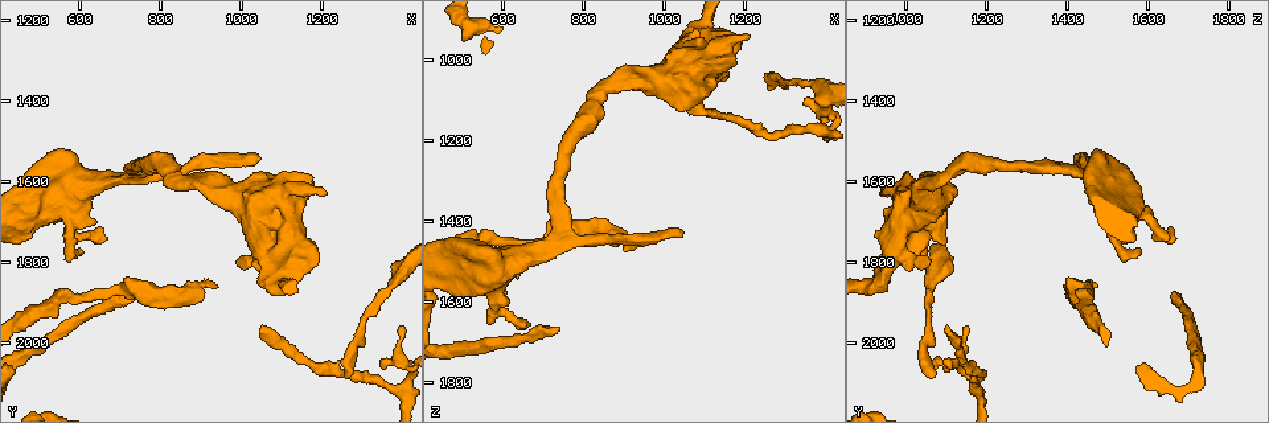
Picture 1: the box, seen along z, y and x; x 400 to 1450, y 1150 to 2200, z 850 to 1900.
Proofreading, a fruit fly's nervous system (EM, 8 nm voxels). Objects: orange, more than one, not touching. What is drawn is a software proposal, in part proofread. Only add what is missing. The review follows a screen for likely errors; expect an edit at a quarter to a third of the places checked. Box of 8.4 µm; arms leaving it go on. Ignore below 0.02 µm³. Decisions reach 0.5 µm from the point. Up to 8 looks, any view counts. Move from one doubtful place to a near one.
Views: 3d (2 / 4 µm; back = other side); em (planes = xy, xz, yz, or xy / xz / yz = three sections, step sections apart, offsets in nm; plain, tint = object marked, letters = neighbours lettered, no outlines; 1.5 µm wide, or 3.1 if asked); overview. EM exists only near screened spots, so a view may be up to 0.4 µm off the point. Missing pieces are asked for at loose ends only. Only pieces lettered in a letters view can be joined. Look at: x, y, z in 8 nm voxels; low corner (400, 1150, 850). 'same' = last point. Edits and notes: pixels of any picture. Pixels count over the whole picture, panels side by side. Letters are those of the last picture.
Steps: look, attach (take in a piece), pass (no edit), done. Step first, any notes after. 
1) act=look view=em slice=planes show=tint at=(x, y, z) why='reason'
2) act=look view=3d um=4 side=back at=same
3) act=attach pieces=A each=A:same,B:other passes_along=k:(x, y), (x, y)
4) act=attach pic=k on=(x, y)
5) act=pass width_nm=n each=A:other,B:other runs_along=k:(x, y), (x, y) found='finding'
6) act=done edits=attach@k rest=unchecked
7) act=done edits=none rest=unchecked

act=look view=em slice=planes show=tint at=(1255, 2085, 1060) why='long arm stops here'

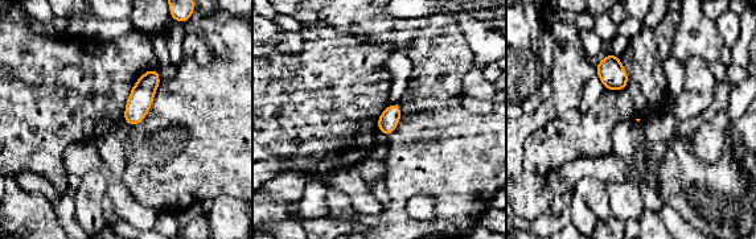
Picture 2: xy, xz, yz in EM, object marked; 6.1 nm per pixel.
act=look view=em slice=planes show=letters at=same

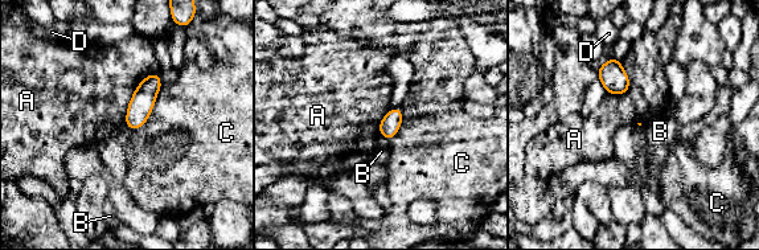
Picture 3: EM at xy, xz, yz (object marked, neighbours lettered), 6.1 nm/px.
act=pass each=A:other,B:other,C:other,D:other border=3:(159, 73), (139, 83), (123, 123) found='no lettered piece goes on from it'

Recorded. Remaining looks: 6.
act=look view=em slice=planes show=plain at=(1215, 1635, 935) why='free end'

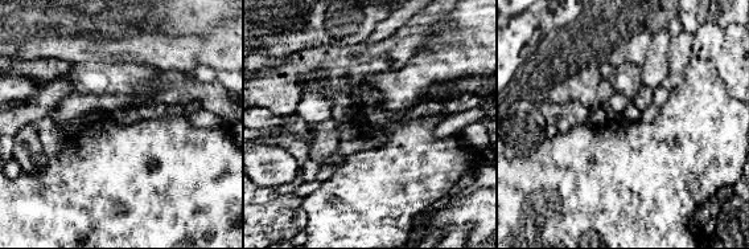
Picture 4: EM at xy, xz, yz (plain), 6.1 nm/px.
act=look view=em slice=planes show=letters at=same

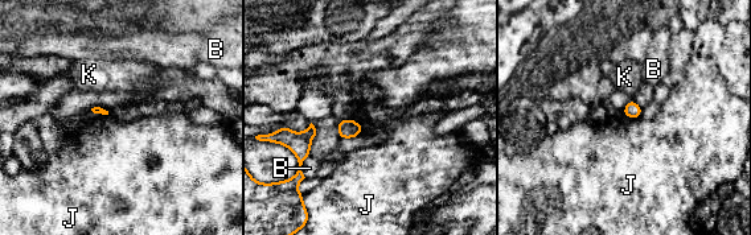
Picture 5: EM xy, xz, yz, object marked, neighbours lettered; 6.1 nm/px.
act=pass each=B:other,J:other,K:other border=5:(351, 119), (364, 127), (361, 134) found='none of them fits'

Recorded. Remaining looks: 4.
act=look view=3d um=4 at=(640, 1700, 1540) why='thick end'

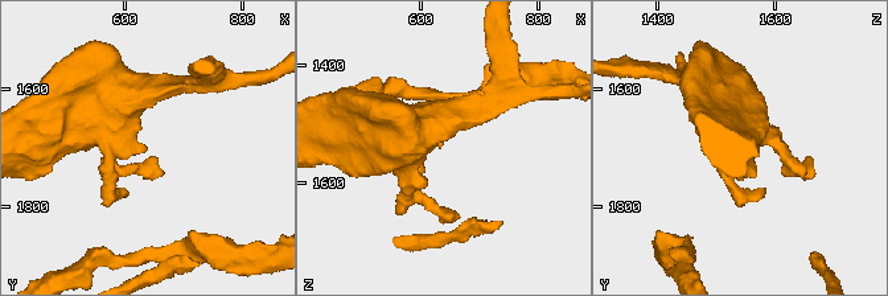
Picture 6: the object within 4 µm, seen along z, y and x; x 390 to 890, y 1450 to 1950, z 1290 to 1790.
act=look view=em slice=xz step=8 show=tint at=(635, 1705, 1535)

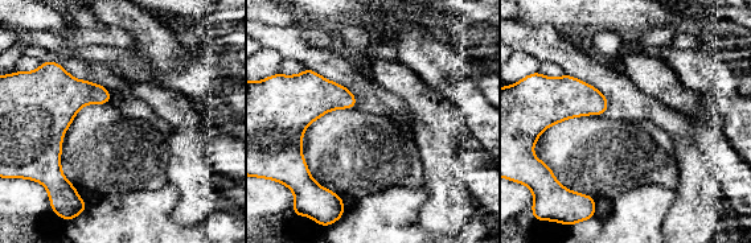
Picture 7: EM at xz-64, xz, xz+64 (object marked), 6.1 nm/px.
act=look view=em slice=planes show=letters at=same

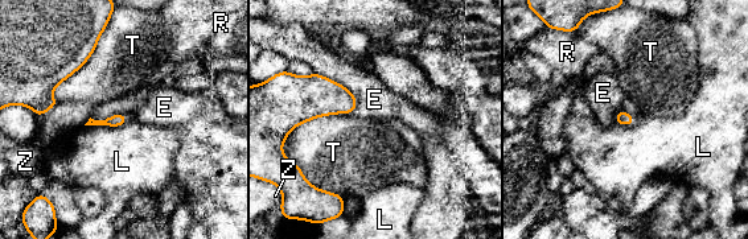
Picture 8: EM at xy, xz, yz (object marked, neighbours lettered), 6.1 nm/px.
act=pass each=E:other,L:other,R:other,T:other,Z:other border=8:(124, 123), (119, 126), (85, 126) found='no lettered piece goes on from it'

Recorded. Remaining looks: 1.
act=done edits=none rest=unchecked

